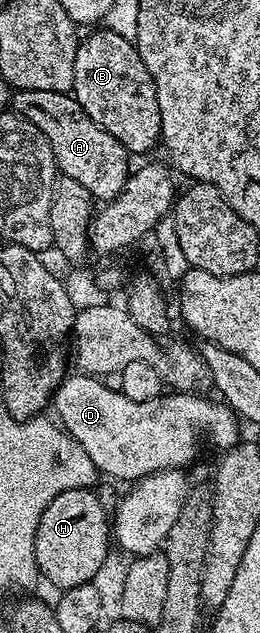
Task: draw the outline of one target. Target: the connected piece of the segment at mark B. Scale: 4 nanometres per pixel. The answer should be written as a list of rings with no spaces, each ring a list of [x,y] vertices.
[[[105,30],[92,33],[87,40],[85,37],[76,50],[72,94],[78,99],[80,106],[84,106],[84,114],[88,114],[88,118],[92,118],[96,126],[108,130],[108,134],[112,134],[116,142],[124,145],[127,152],[137,154],[146,152],[149,148],[159,147],[162,138],[160,102],[156,98],[152,74],[148,74],[148,66],[144,66],[134,41],[120,38],[120,34],[112,34]]]

